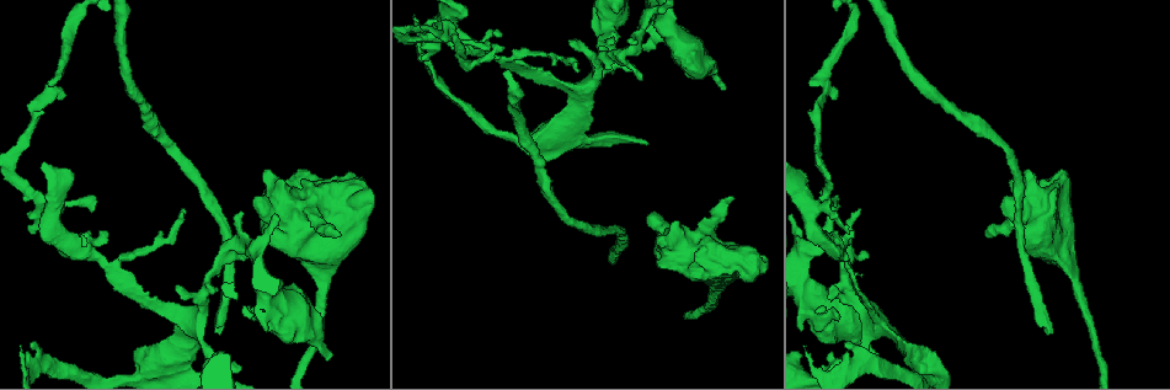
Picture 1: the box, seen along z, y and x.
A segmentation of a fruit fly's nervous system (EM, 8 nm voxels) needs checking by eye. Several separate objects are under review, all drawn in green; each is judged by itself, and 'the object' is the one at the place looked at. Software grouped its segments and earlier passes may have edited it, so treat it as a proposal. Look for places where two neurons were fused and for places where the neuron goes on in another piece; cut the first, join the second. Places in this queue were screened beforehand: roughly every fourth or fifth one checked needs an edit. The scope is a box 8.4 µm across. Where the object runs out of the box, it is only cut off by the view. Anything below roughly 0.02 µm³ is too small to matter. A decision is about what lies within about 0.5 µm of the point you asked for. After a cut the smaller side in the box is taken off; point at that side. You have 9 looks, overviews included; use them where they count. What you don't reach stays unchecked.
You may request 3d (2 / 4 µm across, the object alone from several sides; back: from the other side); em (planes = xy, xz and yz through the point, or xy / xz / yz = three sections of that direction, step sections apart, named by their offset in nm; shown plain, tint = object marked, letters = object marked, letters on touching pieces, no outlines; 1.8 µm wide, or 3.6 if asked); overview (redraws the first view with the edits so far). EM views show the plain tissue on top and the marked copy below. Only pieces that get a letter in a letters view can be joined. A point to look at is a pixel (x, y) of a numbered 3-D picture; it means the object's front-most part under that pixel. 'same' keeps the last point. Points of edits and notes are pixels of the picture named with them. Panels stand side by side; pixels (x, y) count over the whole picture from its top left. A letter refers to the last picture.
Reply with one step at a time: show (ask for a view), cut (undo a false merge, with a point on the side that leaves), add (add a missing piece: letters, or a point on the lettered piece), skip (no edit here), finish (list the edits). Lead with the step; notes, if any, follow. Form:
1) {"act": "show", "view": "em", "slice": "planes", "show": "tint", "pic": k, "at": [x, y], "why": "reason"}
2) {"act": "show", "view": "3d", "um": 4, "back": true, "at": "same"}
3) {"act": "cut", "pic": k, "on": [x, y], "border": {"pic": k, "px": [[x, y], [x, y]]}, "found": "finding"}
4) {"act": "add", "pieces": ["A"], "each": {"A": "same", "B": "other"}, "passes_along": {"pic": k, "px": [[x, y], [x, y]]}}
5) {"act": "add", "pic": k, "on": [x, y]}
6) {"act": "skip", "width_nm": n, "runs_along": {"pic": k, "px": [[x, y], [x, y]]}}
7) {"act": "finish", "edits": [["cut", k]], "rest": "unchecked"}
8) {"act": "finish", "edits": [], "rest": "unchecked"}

{"act": "show", "view": "em", "slice": "planes", "show": "tint", "pic": 1, "at": [1046, 334], "why": "end of a long branch"}

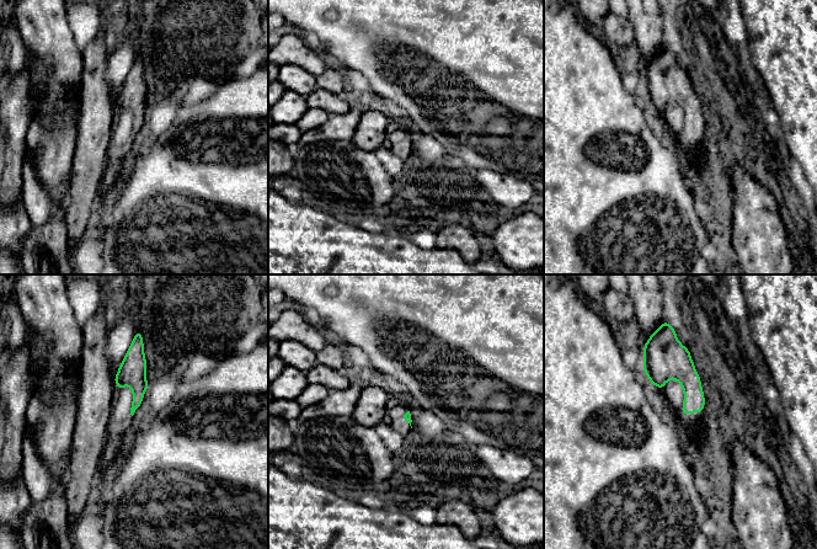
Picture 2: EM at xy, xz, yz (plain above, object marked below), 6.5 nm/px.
{"act": "show", "view": "em", "slice": "planes", "show": "letters", "at": "same"}

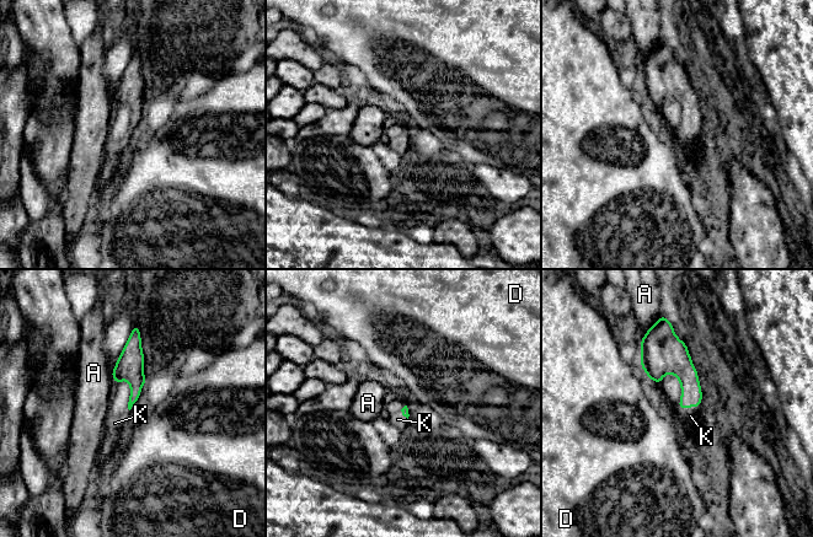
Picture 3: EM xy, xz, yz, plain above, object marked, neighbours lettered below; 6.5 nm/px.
{"act": "add", "pieces": ["K"], "each": {"A": "other", "D": "other", "K": "same"}, "passes_along": {"pic": 3, "px": [[683, 369], [689, 406], [690, 415]]}, "found": "the neuron continues"}

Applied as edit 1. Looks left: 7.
{"act": "show", "view": "overview"}

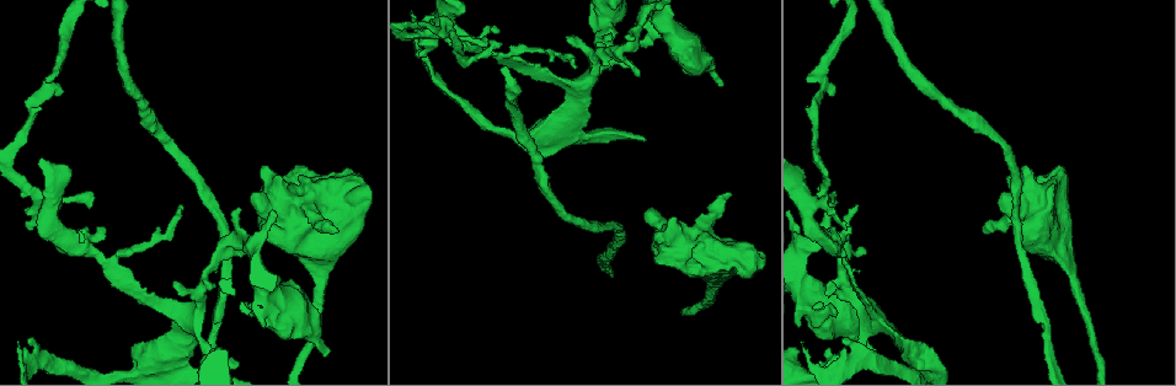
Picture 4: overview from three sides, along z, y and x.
{"act": "show", "view": "3d", "um": 4, "back": true, "pic": 4, "at": [322, 262]}

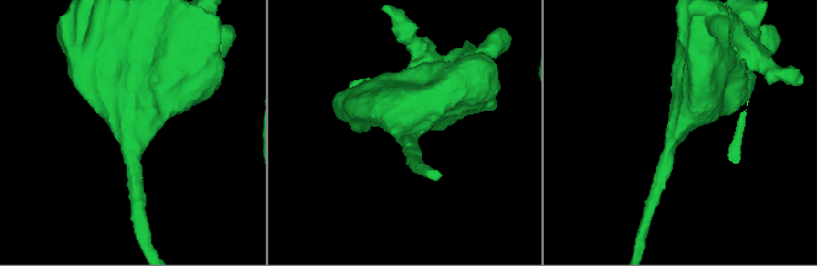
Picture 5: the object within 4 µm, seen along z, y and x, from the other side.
{"act": "show", "view": "em", "slice": "planes", "show": "letters", "pic": 5, "at": [127, 125], "why": "now the EM"}

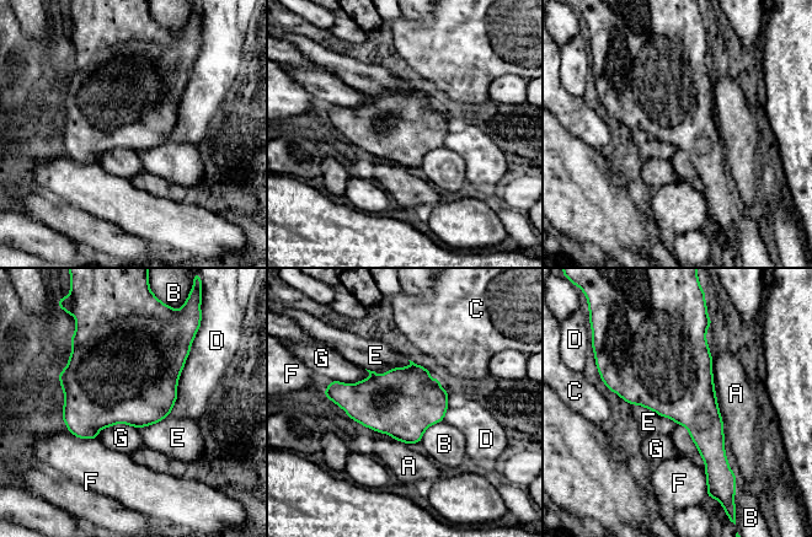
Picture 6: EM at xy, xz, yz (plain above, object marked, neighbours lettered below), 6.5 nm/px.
{"act": "skip", "width_nm": 460, "each": {"A": "other", "B": "other", "C": "other", "D": "other", "E": "other", "F": "other", "G": "other"}, "found": "continuous, no second neuron"}

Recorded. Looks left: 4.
{"act": "show", "view": "em", "slice": "planes", "show": "letters", "pic": 4, "at": [1060, 168], "why": "stops while still wide"}

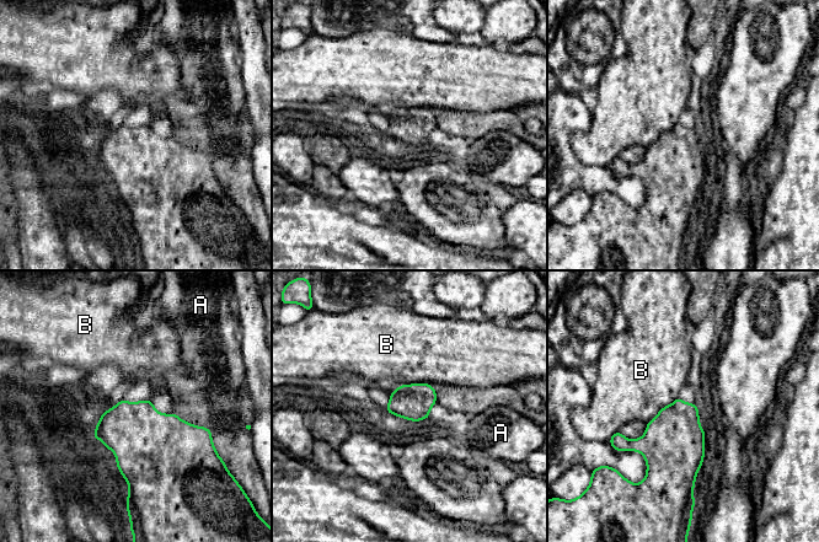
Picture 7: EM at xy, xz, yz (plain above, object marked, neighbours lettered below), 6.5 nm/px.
{"act": "skip", "width_nm": 240, "each": {"A": "other", "B": "other"}, "border": {"pic": 7, "px": [[433, 386], [402, 384], [389, 393]]}, "found": "no lettered piece goes on from it"}

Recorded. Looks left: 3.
{"act": "show", "view": "em", "slice": "yz", "step": 8, "show": "letters", "pic": 4, "at": [512, 61]}

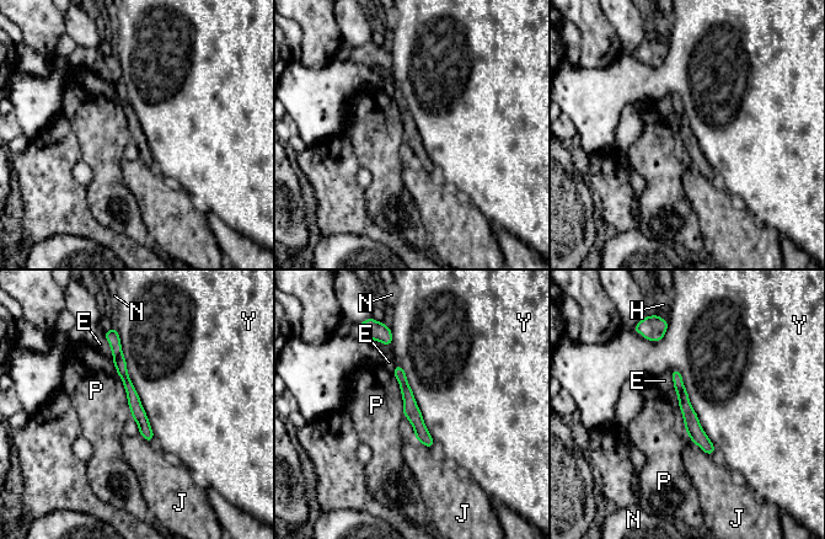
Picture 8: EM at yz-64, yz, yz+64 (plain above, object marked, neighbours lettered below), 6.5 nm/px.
{"act": "skip", "width_nm": 90, "each": {"E": "other", "H": "other", "J": "other", "N": "other", "P": "other", "Y": "other"}, "border": {"pic": 8, "px": [[114, 329], [127, 375], [155, 436]]}, "found": "one neuron here"}

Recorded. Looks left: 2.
{"act": "finish", "edits": [["add", 3]], "rest": "unchecked"}

